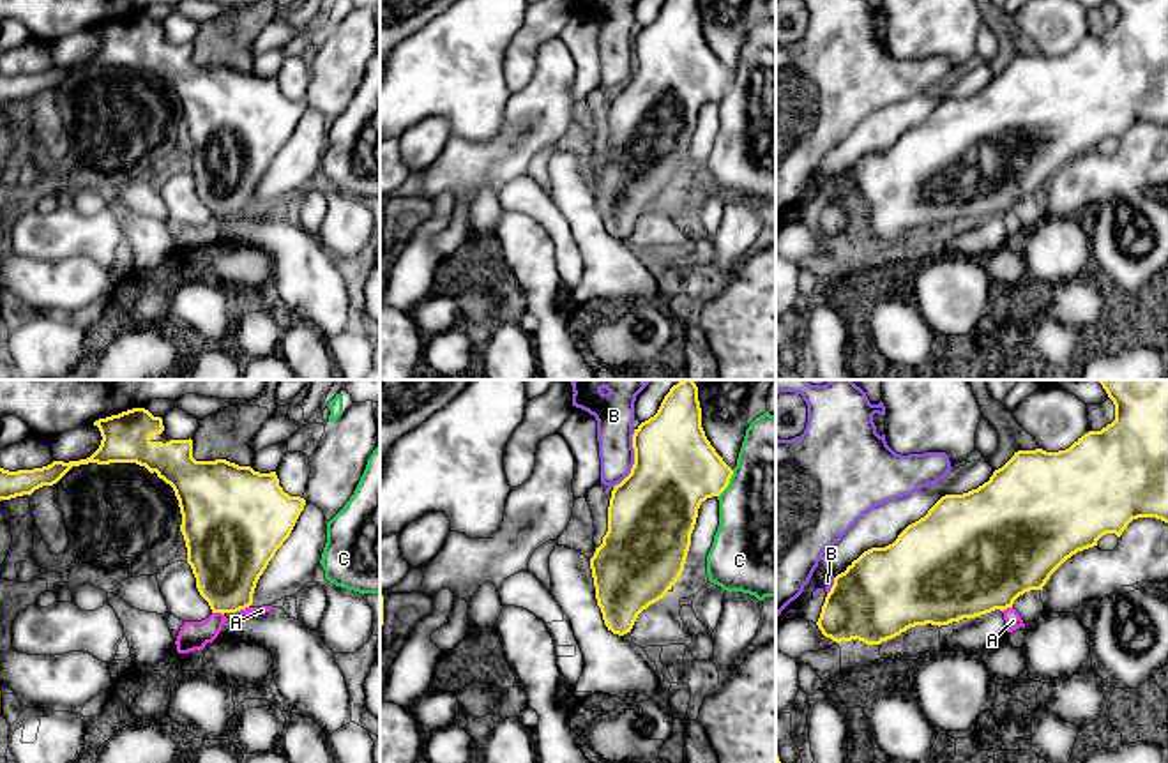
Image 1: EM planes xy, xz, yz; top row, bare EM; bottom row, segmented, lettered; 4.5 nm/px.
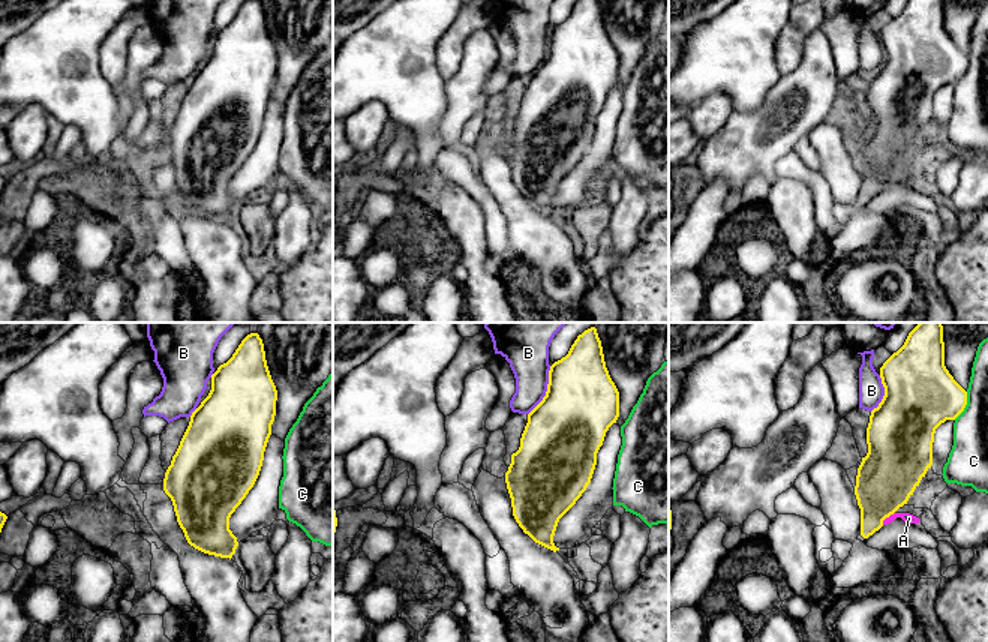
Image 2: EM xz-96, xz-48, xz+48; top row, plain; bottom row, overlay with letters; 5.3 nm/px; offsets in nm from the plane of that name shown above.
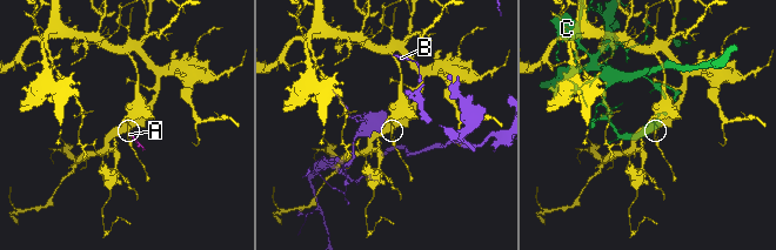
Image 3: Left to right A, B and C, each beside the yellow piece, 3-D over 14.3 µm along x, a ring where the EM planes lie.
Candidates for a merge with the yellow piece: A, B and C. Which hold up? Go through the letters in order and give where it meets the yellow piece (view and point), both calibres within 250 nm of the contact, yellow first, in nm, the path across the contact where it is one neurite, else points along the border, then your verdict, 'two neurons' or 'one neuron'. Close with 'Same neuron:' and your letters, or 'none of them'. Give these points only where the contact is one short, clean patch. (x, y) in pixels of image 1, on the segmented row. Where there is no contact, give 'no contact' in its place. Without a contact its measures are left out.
A: contact xy (241, 608); calibres 340 and 40 nm; two neurons
B: contact xz (635, 460); calibres 400 and 180 nm; two neurons
C: contact xz (728, 483); calibres 380 and 500 nm; border xz (734, 470), (728, 486), (718, 497); two neurons
Same neuron: none of them

